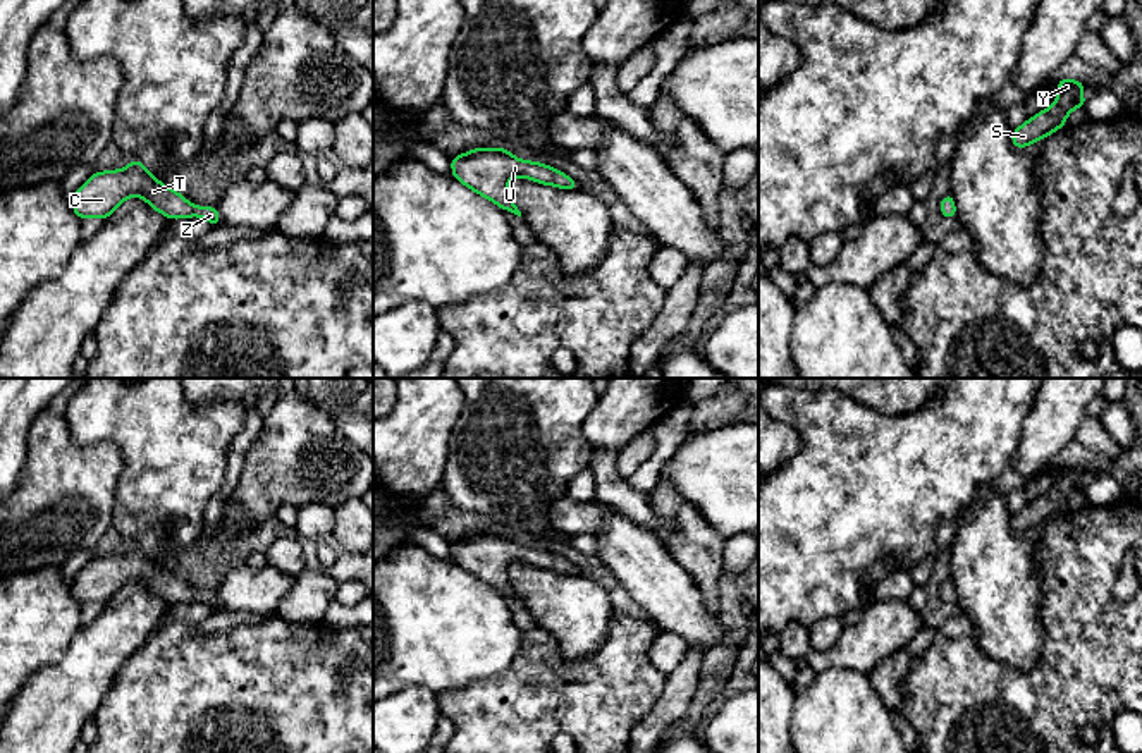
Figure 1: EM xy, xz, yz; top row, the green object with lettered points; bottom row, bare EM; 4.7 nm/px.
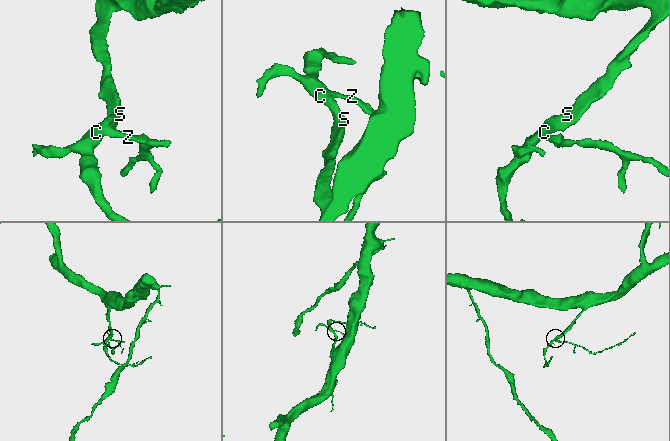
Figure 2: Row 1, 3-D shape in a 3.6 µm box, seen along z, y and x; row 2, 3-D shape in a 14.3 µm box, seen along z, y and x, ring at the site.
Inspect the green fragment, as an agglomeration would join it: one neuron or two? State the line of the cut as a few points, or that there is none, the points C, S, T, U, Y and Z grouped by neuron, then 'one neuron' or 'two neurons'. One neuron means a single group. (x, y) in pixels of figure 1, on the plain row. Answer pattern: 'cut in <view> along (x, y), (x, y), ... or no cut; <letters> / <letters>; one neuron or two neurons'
no cut; C S T U Y Z; one neuron

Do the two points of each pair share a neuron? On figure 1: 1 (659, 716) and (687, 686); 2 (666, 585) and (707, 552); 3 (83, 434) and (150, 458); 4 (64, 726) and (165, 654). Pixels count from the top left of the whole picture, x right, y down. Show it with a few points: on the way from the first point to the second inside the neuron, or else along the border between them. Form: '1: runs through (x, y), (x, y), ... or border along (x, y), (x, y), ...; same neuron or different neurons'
1: runs through (666, 709), (680, 693); same neuron
2: border along (664, 544), (669, 556), (695, 583), (704, 606); different neurons
3: runs through (100, 432), (124, 432), (133, 440); same neuron
4: border along (126, 662), (93, 719); different neurons

